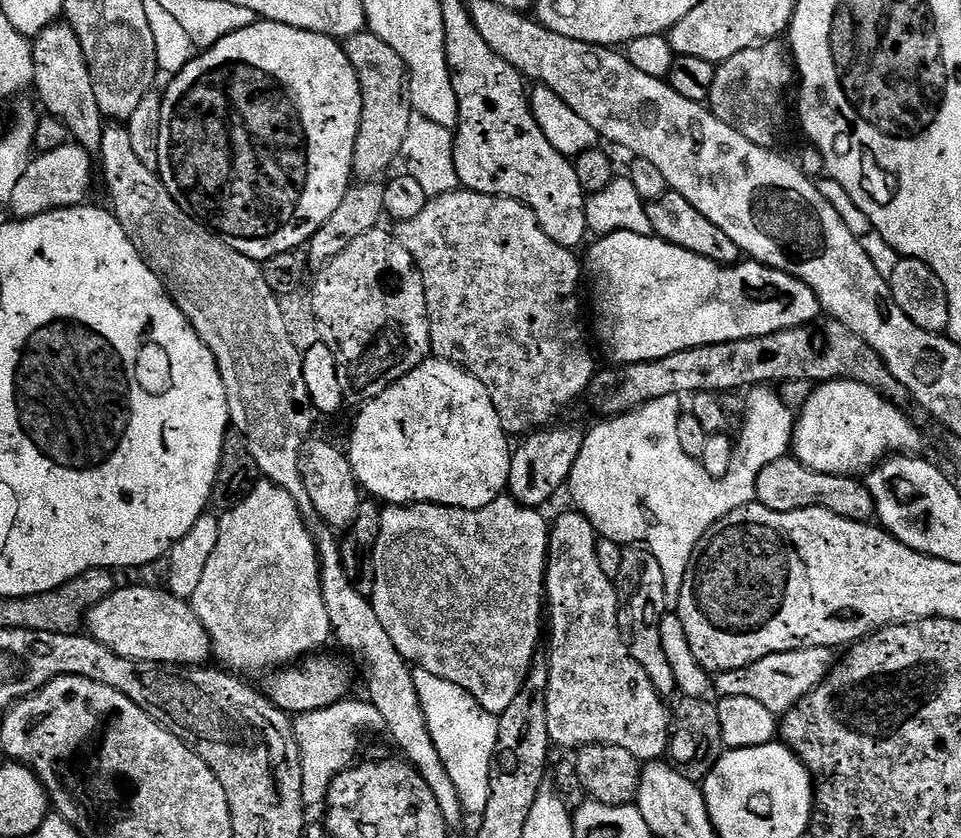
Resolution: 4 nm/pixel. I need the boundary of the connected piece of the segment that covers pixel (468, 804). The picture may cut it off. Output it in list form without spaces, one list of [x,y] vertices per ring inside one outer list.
[[[413,667],[412,678],[426,714],[430,738],[434,738],[434,746],[438,746],[438,758],[442,758],[442,766],[446,766],[454,790],[458,790],[465,813],[479,818],[484,815],[490,794],[490,766],[500,725],[497,713],[488,712],[470,693],[462,690],[462,686],[454,686],[454,682],[446,682],[446,678],[430,674],[430,670]]]

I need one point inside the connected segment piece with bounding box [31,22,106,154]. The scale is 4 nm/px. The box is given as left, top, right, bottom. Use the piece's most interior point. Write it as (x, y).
(61, 79)

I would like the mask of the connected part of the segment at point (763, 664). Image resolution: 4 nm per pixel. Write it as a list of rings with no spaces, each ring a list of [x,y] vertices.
[[[799,648],[789,652],[770,654],[750,666],[715,673],[714,692],[720,698],[725,696],[754,698],[762,702],[766,710],[770,710],[777,718],[780,718],[828,677],[834,663],[832,656],[834,652],[830,648]]]

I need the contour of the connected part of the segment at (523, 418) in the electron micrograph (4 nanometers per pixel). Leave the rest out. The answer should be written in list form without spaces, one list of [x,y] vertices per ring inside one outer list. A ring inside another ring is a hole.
[[[457,190],[454,192],[444,193],[441,196],[433,196],[429,199],[428,205],[421,210],[421,212],[414,218],[409,220],[399,221],[395,225],[394,235],[396,240],[404,247],[406,254],[410,254],[410,258],[416,264],[416,268],[422,274],[422,282],[426,286],[426,306],[428,307],[428,321],[430,322],[430,342],[432,343],[431,355],[438,360],[448,360],[452,364],[457,364],[458,367],[466,369],[470,374],[474,374],[474,378],[478,378],[484,385],[492,392],[492,401],[498,410],[498,418],[502,422],[504,431],[509,434],[528,434],[533,430],[543,429],[545,426],[551,425],[552,420],[560,411],[563,410],[564,404],[568,404],[571,400],[576,400],[580,395],[589,391],[593,376],[598,371],[596,360],[592,357],[592,348],[588,345],[588,340],[584,337],[584,324],[580,321],[580,280],[582,284],[582,260],[576,257],[577,253],[566,246],[558,246],[558,242],[554,242],[554,238],[550,238],[550,234],[546,234],[546,230],[542,230],[542,226],[538,222],[538,218],[534,214],[534,210],[527,208],[522,202],[511,200],[505,196],[491,196],[490,194],[478,194],[477,192],[470,192],[467,190]]]

